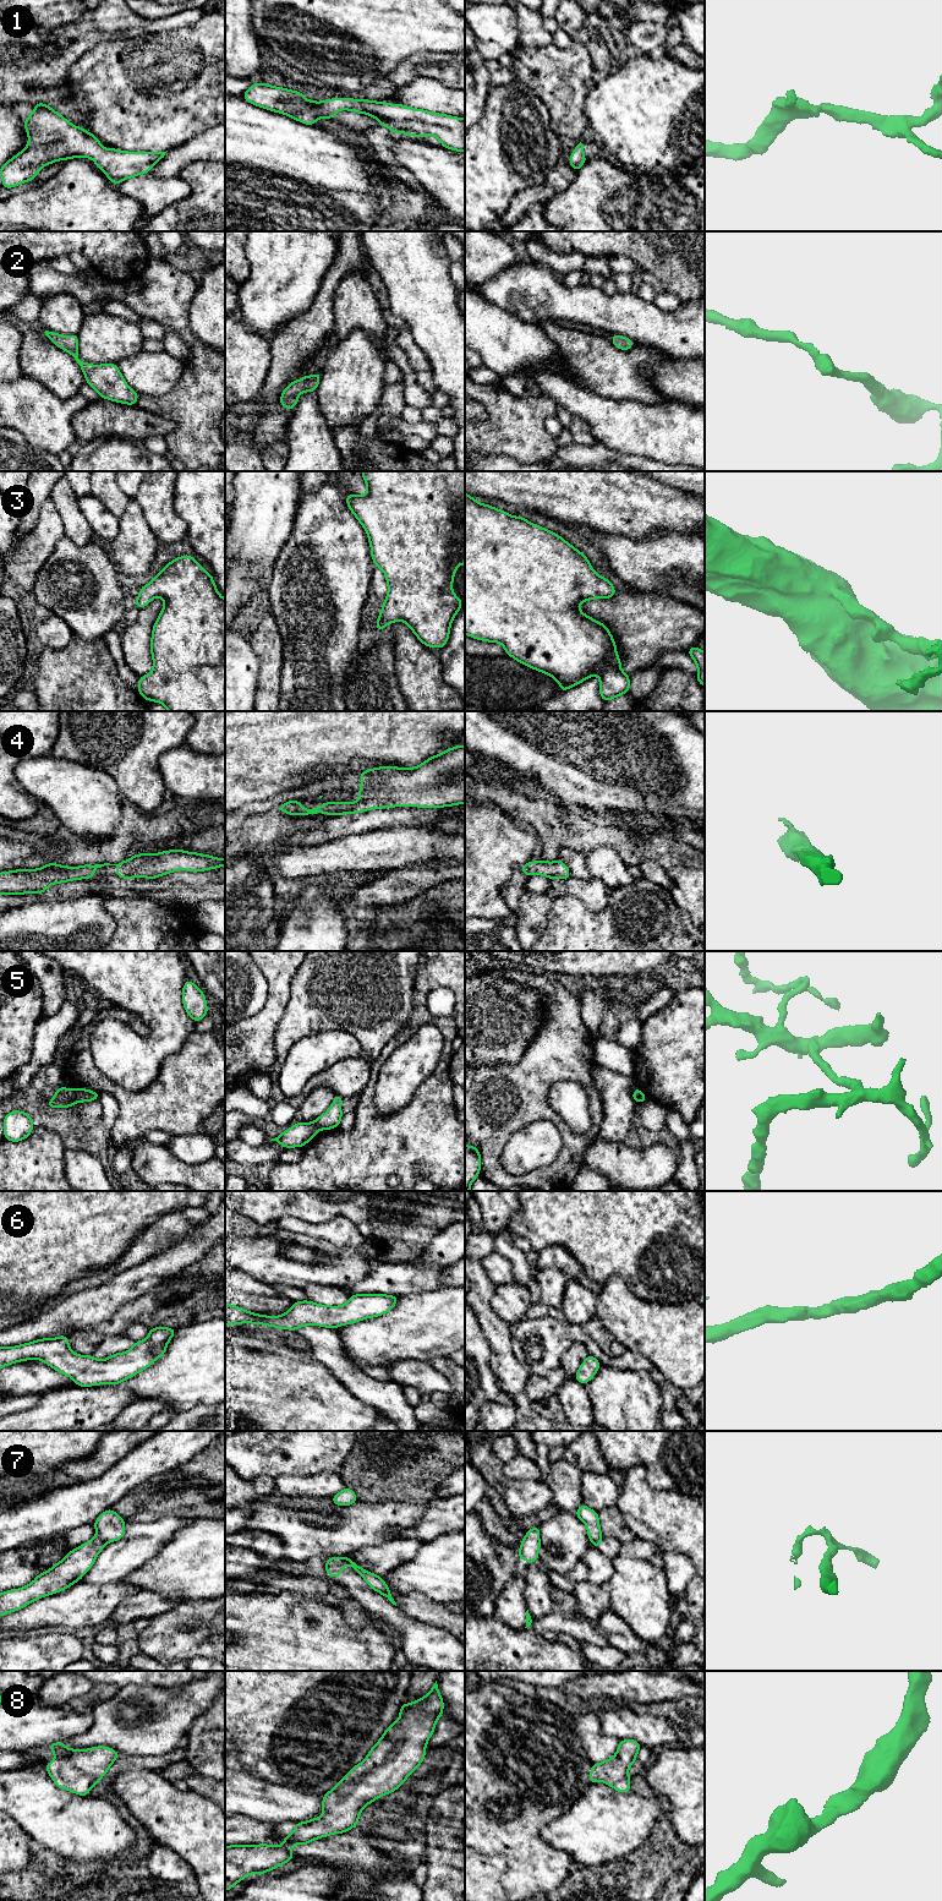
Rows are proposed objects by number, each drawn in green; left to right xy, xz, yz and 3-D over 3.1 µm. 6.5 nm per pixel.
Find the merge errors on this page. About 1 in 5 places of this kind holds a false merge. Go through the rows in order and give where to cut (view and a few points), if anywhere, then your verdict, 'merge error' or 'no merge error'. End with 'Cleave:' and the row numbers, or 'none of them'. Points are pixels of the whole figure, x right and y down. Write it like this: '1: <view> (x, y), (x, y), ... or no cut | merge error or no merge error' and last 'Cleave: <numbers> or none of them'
1: no cut | no merge error
2: no cut | no merge error
3: no cut | no merge error
4: no cut | no merge error
5: xy (74, 1090), (76, 1102) | merge error
6: no cut | no merge error
7: xy (97, 1535), (105, 1542) | merge error
8: no cut | no merge error
Cleave: 5, 7

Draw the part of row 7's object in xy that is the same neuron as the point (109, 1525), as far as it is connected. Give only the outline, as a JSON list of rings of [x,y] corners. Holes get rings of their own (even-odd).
[[[106,1509],[94,1522],[97,1536],[105,1542],[117,1541],[125,1535],[125,1523],[116,1512]]]

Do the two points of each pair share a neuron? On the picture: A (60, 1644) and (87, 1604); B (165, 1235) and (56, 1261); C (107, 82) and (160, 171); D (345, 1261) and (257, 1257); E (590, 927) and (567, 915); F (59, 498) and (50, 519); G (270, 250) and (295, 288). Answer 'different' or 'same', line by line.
A: different
B: different
C: different
D: same
E: same
F: different
G: same

